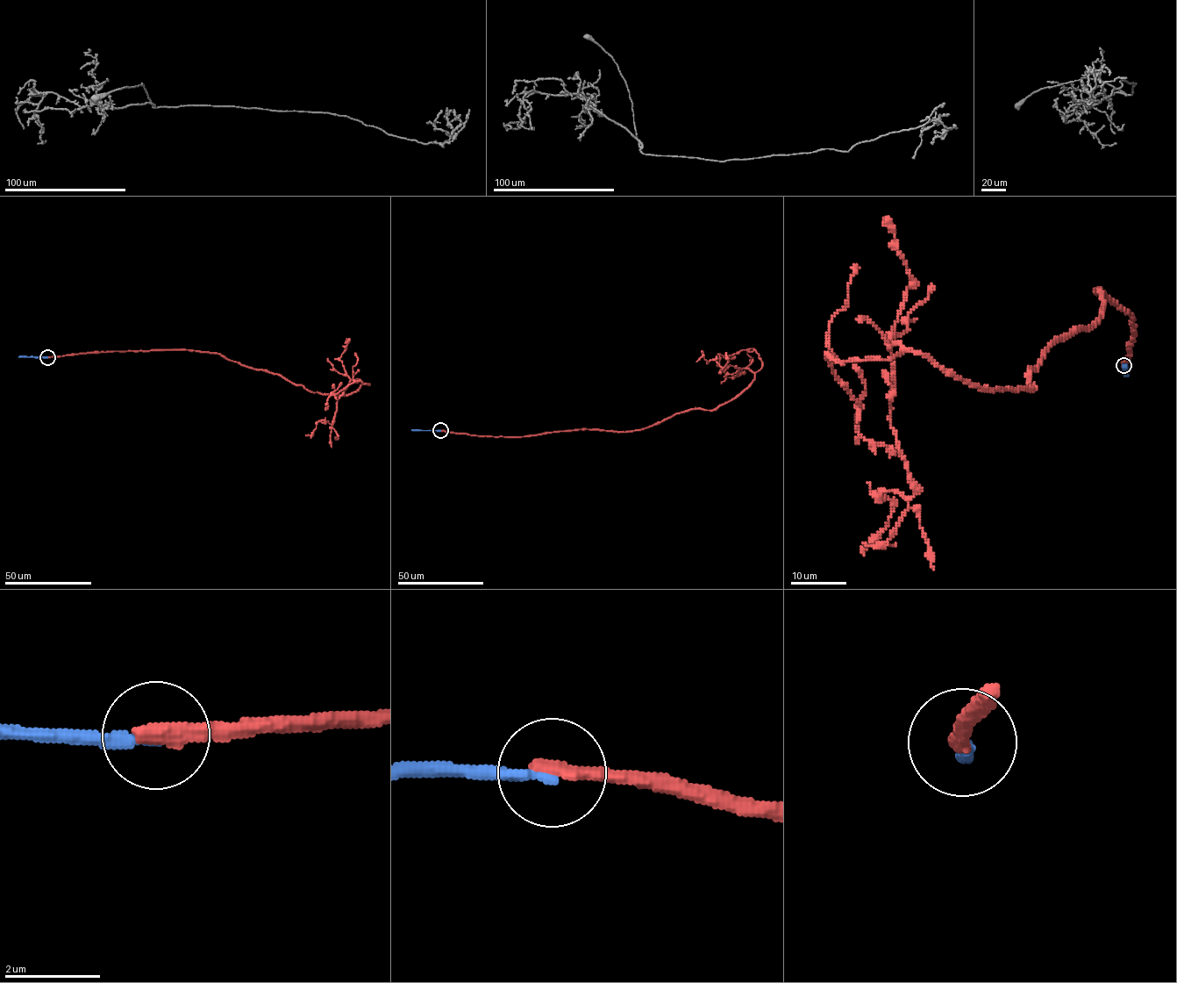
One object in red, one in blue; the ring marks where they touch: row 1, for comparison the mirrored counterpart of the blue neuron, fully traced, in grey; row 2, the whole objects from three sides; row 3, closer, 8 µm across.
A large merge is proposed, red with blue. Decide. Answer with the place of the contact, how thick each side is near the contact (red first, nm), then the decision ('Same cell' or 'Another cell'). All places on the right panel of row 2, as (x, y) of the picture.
Place: (1123, 365). Thickness 360 nm (red) against 240 nm. Another cell

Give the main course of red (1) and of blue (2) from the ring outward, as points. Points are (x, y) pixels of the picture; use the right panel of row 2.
1: (1123, 365), (1132, 318), (1099, 289), (1032, 387), (892, 345), (913, 494), (880, 490), (895, 544)
2: (1123, 365), (1125, 376)

